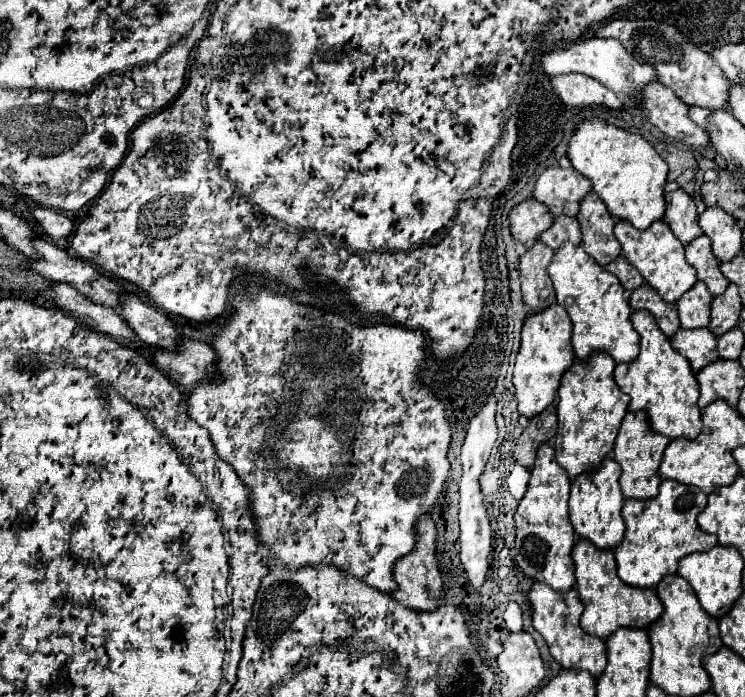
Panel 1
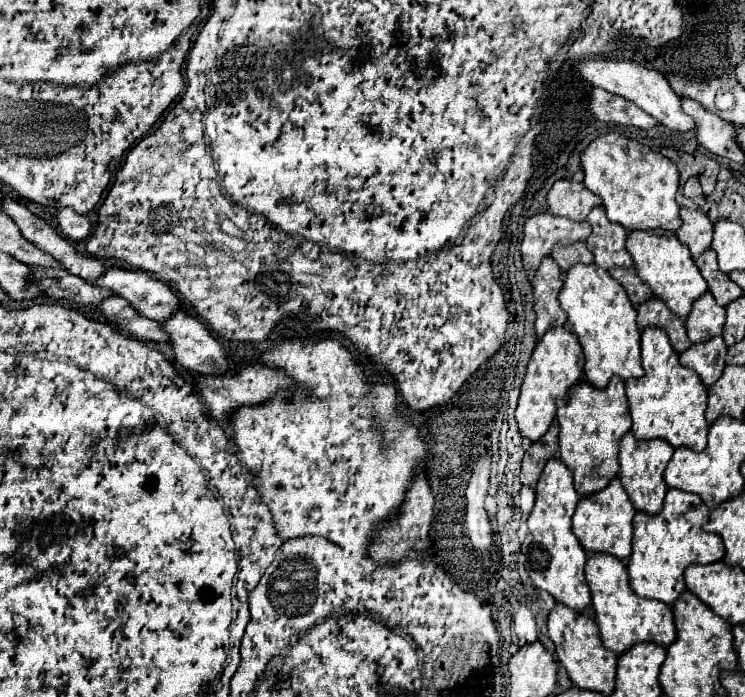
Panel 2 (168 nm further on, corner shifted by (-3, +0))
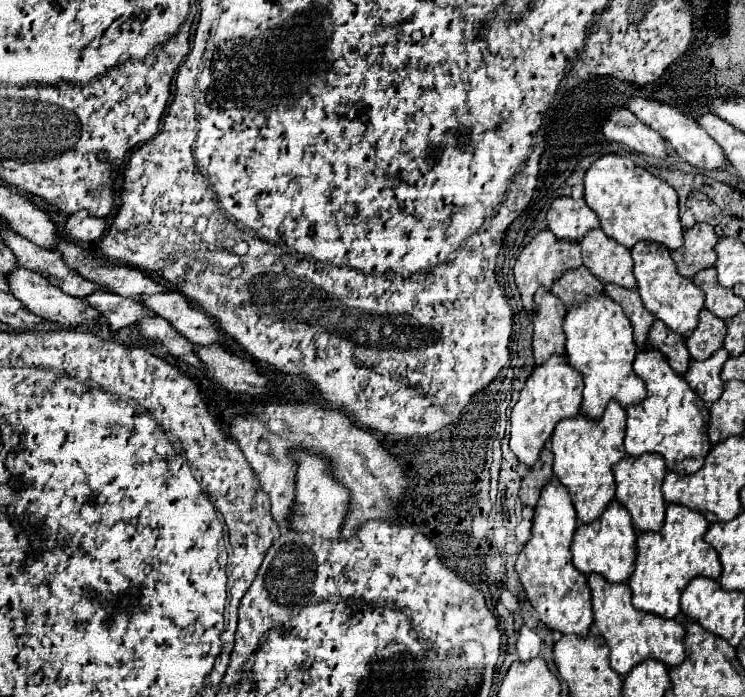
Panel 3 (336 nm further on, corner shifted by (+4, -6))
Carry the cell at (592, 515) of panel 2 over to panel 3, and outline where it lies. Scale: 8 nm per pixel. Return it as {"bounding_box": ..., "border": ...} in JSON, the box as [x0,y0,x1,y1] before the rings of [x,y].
{"bounding_box":[572,500,636,582],"border":[[[616,500],[608,504],[608,508],[590,524],[582,524],[576,528],[572,538],[572,562],[582,574],[602,574],[610,582],[626,582],[628,574],[632,574],[634,556],[636,556],[636,530],[632,526],[630,514]]]}

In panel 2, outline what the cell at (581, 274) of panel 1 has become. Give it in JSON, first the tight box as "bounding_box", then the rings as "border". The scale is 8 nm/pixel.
{"bounding_box":[559,264,641,388],"border":[[[575,264],[559,294],[561,308],[567,314],[571,332],[577,336],[585,354],[585,378],[593,388],[605,388],[613,376],[641,378],[641,332],[637,328],[637,310],[627,298],[623,286],[607,270],[591,264]]]}

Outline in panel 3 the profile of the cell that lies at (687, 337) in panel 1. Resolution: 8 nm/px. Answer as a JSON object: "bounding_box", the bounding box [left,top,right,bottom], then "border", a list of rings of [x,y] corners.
{"bounding_box":[684,348,728,402],"border":[[[724,348],[716,350],[708,360],[694,362],[688,366],[688,372],[684,374],[684,380],[690,384],[694,392],[704,402],[714,402],[722,394],[722,380],[720,380],[720,370],[728,358],[728,352]]]}

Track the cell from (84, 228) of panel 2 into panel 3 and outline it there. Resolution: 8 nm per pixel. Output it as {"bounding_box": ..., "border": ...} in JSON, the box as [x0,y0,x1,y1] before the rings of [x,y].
{"bounding_box":[64,210,106,244],"border":[[[80,210],[76,214],[70,214],[64,224],[64,234],[78,244],[94,242],[98,240],[106,230],[106,222],[102,218],[88,216],[86,210]]]}

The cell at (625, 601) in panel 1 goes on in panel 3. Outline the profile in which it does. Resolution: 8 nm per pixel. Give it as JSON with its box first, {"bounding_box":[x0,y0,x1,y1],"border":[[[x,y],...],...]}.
{"bounding_box":[588,576,686,674],"border":[[[588,576],[588,588],[592,592],[592,610],[594,610],[594,626],[604,636],[610,648],[610,666],[618,674],[628,674],[632,666],[642,660],[654,658],[662,660],[666,666],[676,666],[686,658],[686,650],[682,646],[684,626],[676,620],[664,620],[652,612],[640,612],[632,606],[632,590],[628,584],[612,584],[606,582],[604,576]]]}

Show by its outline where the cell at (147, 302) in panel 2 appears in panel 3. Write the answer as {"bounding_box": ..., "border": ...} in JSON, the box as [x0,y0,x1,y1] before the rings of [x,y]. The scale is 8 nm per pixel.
{"bounding_box":[138,292,226,344],"border":[[[180,292],[140,296],[138,302],[142,302],[152,314],[168,320],[168,324],[184,334],[192,344],[226,344],[218,326],[204,312],[194,308]]]}

